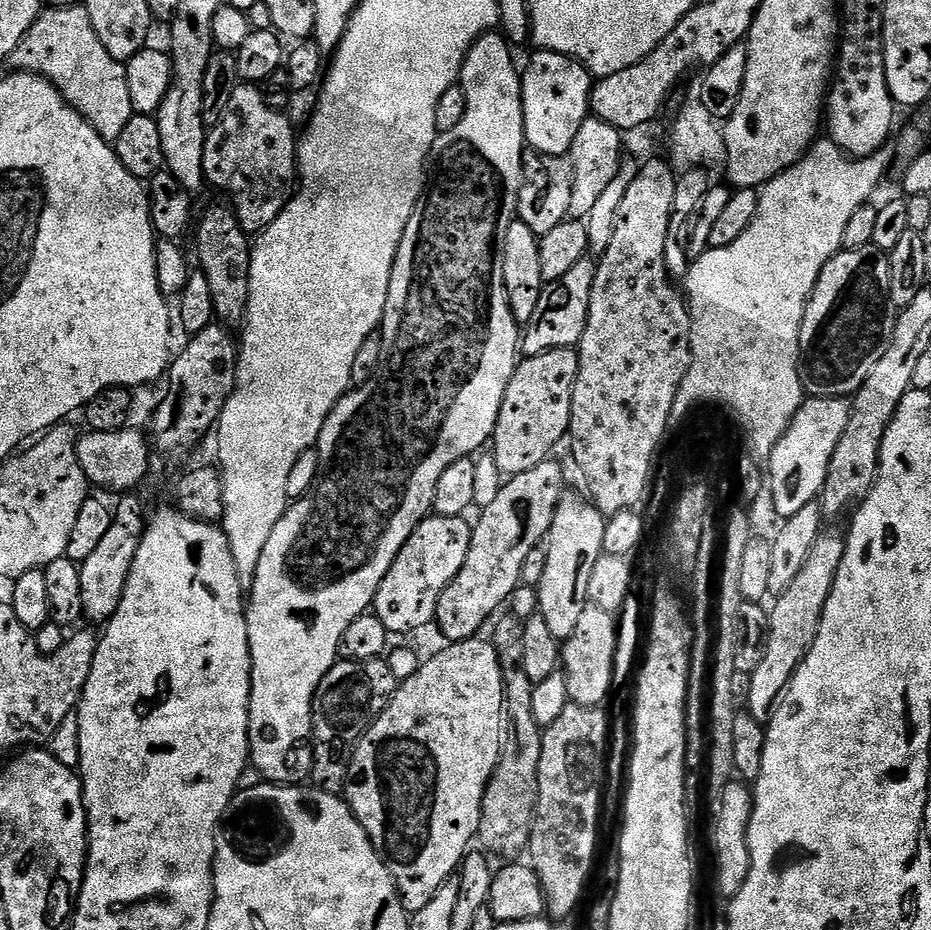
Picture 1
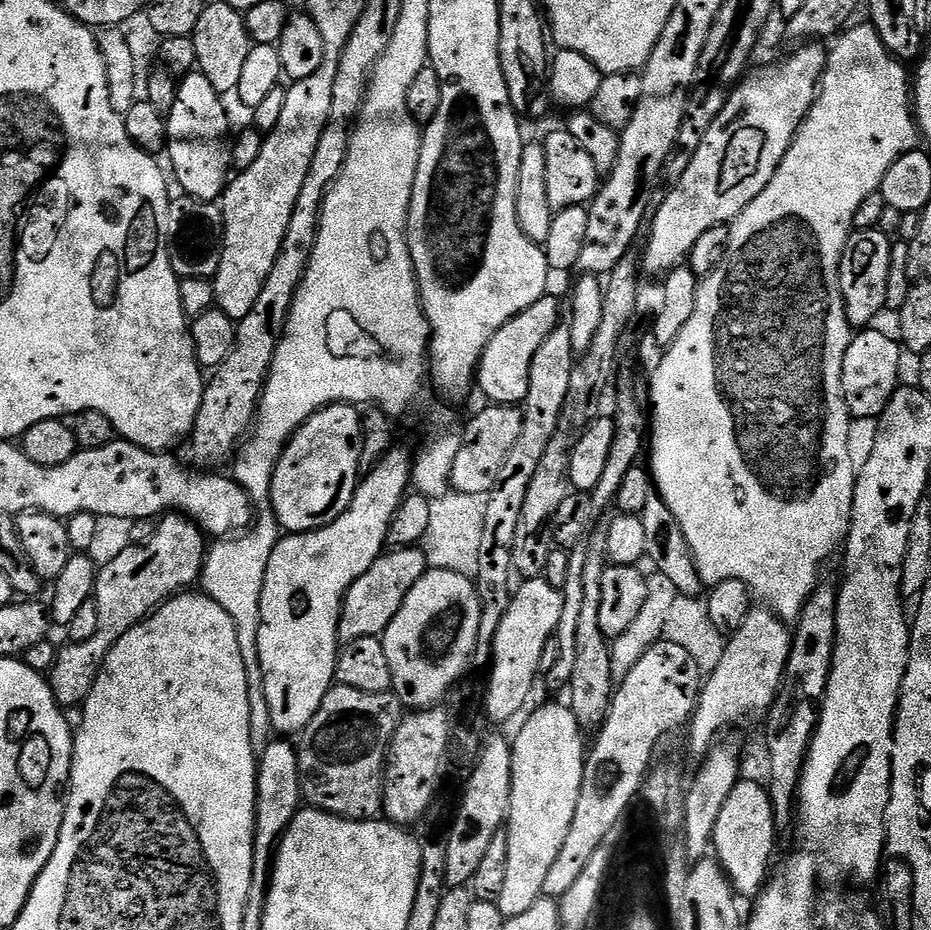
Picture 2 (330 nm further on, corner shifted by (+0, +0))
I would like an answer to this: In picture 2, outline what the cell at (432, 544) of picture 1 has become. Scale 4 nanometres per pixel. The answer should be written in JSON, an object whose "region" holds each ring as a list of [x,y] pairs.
{"region":[[[416,546],[388,550],[381,554],[374,566],[370,566],[370,570],[362,574],[362,578],[352,583],[350,590],[344,595],[344,605],[340,611],[341,641],[347,642],[367,636],[383,637],[394,614],[398,614],[402,602],[406,602],[406,594],[414,590],[414,586],[429,568],[426,556]]]}

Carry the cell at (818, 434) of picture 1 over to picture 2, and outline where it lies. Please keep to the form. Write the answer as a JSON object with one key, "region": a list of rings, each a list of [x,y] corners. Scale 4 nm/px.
{"region":[[[860,330],[853,335],[846,350],[846,358],[842,362],[842,394],[848,403],[849,412],[857,421],[868,420],[871,416],[883,416],[890,398],[901,383],[901,345],[895,339],[892,341],[884,332],[872,331]]]}

